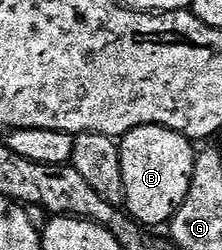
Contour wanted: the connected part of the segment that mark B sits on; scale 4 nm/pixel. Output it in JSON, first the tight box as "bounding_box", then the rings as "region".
{"bounding_box":[121,125,195,226],"region":[[[159,125],[136,127],[121,138],[125,212],[139,225],[165,226],[184,203],[192,179],[195,146],[187,137]]]}

